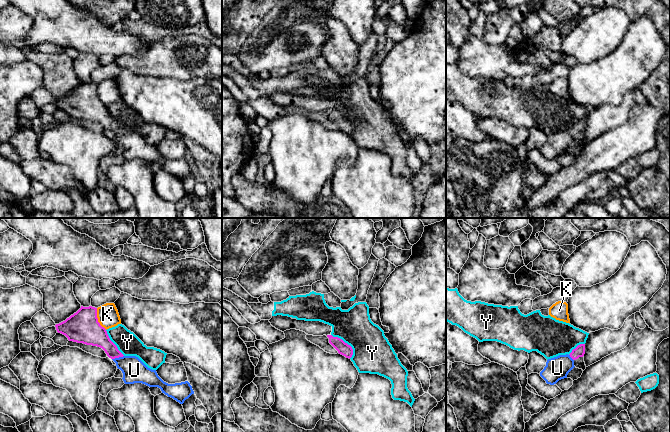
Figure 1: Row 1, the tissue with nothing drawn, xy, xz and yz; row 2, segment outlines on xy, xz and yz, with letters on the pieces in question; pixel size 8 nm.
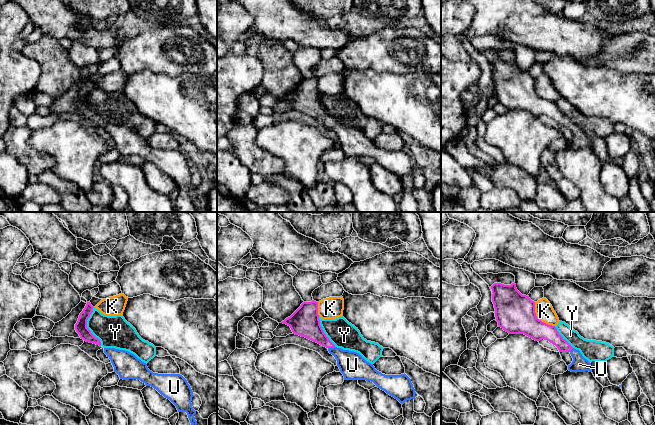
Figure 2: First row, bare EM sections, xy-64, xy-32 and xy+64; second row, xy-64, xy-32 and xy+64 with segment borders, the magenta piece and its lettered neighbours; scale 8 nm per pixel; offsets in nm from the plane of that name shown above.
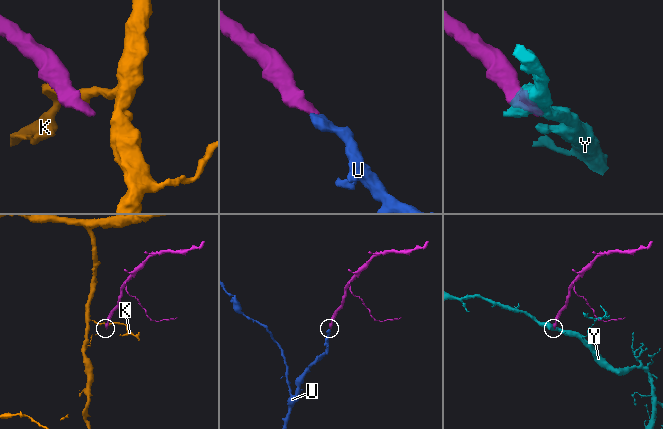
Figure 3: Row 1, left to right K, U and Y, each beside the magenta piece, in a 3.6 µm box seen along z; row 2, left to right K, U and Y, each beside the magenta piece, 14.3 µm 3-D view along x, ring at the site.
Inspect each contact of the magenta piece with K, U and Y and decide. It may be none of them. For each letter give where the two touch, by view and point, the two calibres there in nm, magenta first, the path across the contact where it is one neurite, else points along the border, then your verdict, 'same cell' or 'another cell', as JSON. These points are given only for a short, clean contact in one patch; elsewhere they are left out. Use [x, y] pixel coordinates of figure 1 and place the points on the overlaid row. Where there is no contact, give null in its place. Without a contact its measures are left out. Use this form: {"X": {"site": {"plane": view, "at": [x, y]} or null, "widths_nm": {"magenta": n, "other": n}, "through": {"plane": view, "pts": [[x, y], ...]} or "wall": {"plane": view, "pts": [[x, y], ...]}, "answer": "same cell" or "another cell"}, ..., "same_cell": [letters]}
{"K": {"site": {"plane": "xy", "at": [97, 319]}, "widths_nm": {"magenta": 260, "other": 170}, "wall": {"plane": "xy", "pts": [[96, 308], [97, 321], [106, 329]]}, "answer": "another cell"}, "U": {"site": {"plane": "xy", "at": [117, 357]}, "widths_nm": {"magenta": 170, "other": 190}, "through": {"plane": "xy", "pts": [[96, 335], [117, 357], [134, 370]]}, "answer": "same cell"}, "Y": {"site": {"plane": "xz", "at": [346, 343]}, "widths_nm": {"magenta": 100, "other": 320}, "wall": {"plane": "xz", "pts": [[331, 334], [341, 338], [351, 347], [352, 356], [350, 358]]}, "answer": "another cell"}, "same_cell": ["U"]}

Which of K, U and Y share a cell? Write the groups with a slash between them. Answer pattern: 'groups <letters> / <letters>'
groups K / U / Y

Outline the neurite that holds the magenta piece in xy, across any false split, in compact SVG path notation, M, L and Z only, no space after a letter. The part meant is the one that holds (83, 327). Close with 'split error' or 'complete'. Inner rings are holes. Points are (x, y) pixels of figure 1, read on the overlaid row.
M81 306L76 313L55 327L57 332L65 335L69 341L102 348L122 371L125 384L142 383L149 387L158 387L162 393L180 404L194 394L188 381L168 384L158 376L156 370L148 368L138 357L124 356L98 322L95 307Z; split error

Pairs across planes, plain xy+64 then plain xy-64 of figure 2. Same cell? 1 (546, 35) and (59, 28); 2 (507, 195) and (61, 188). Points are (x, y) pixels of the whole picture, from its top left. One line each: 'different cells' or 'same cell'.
1: same cell
2: different cells

